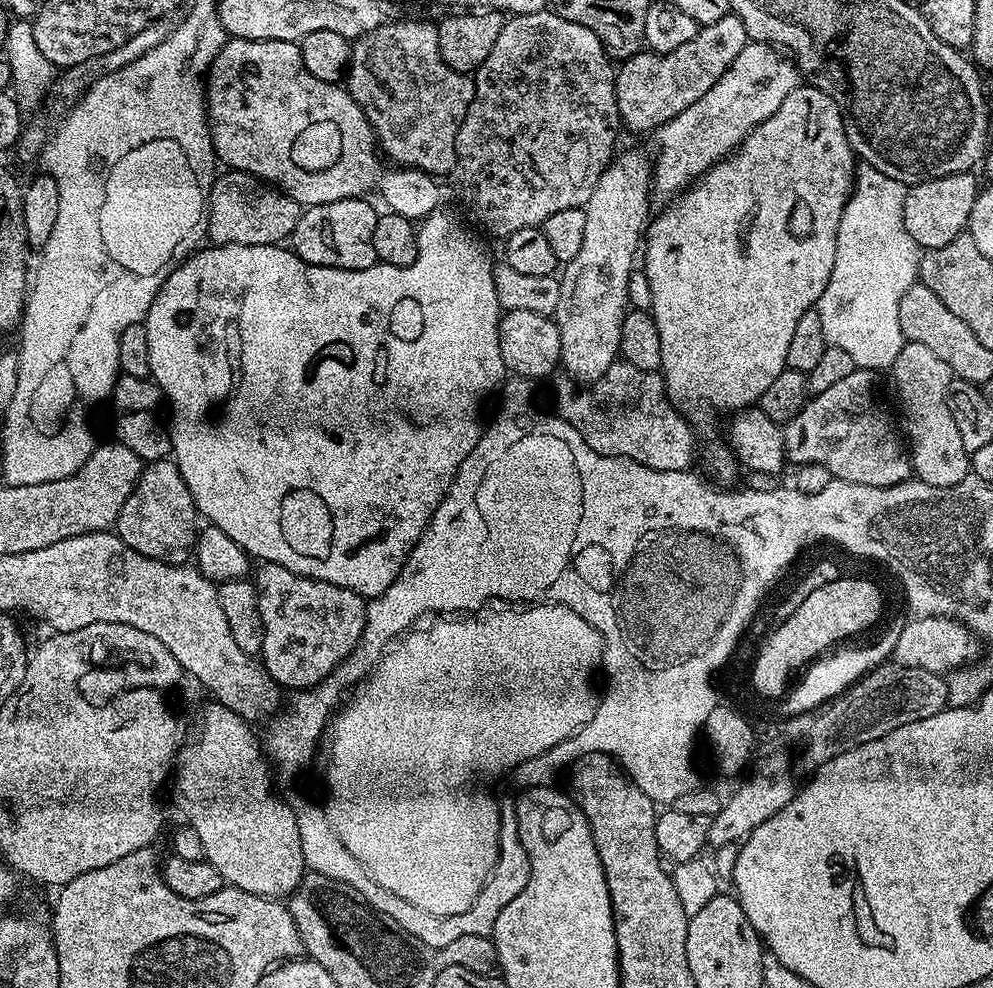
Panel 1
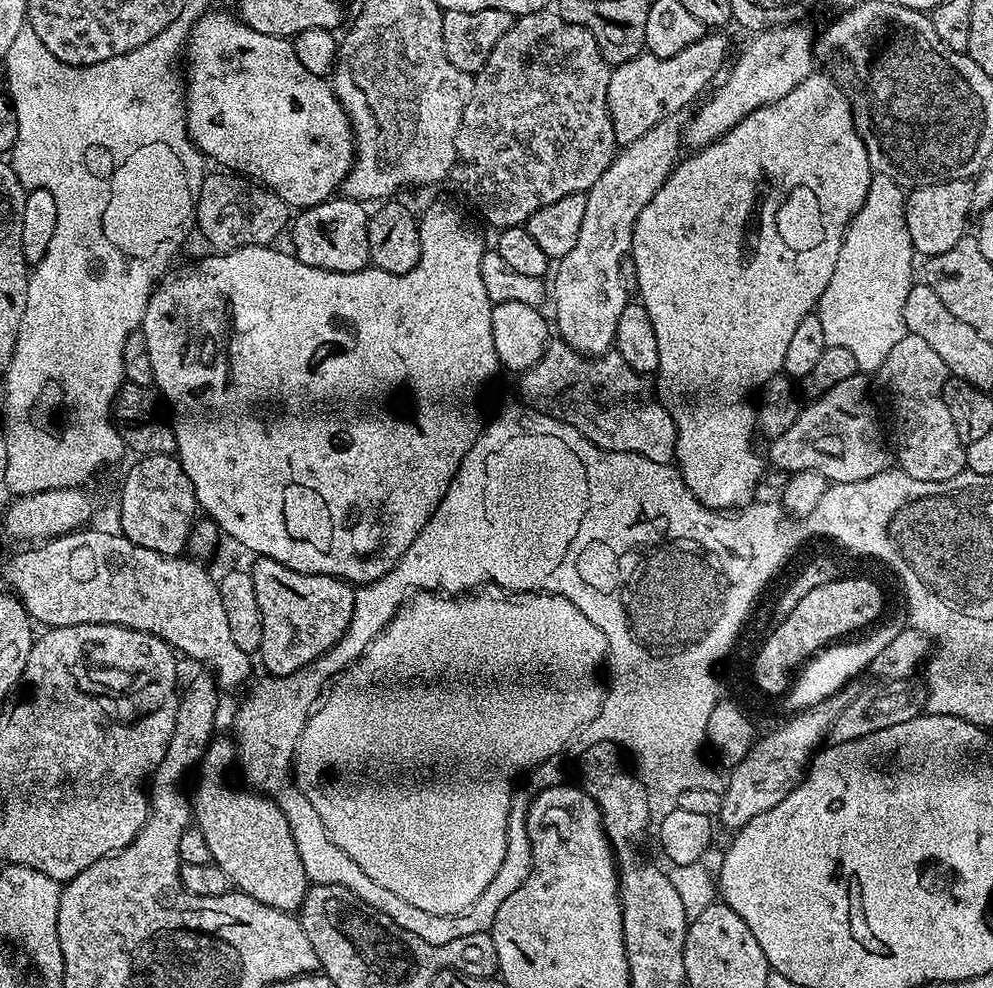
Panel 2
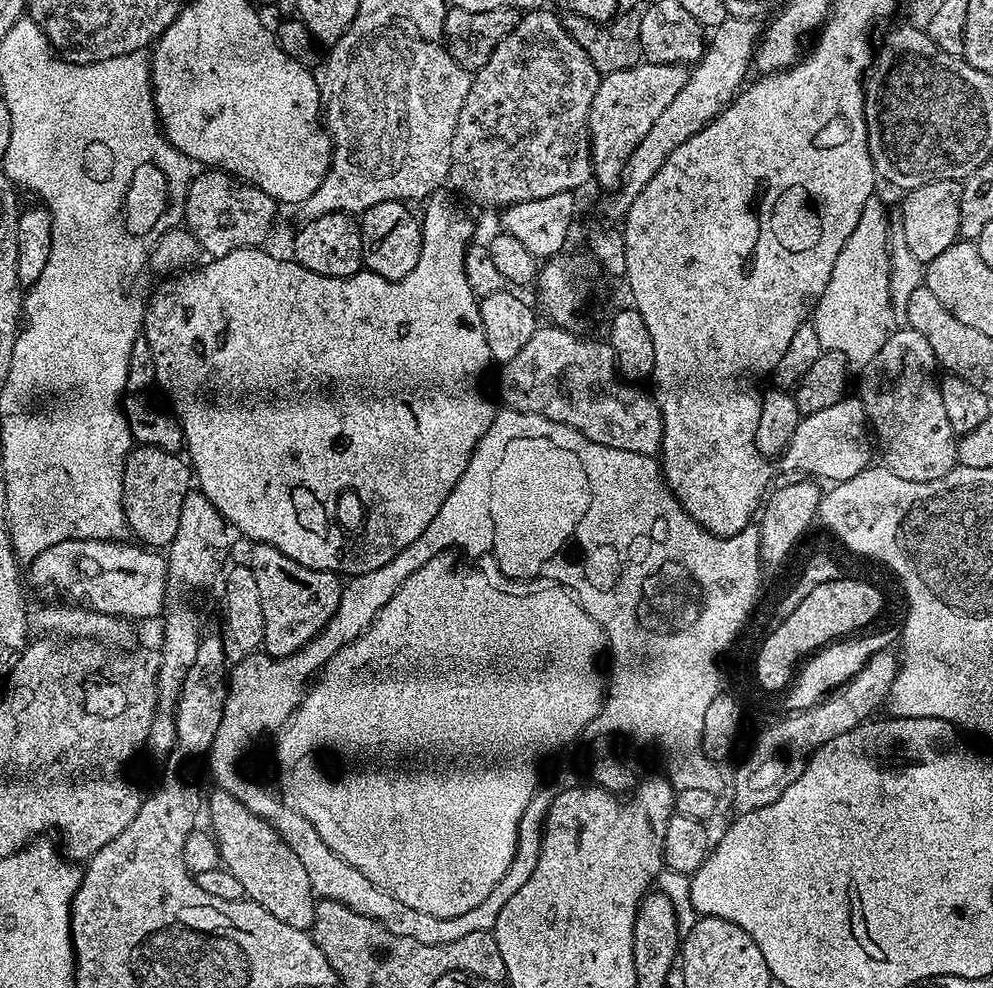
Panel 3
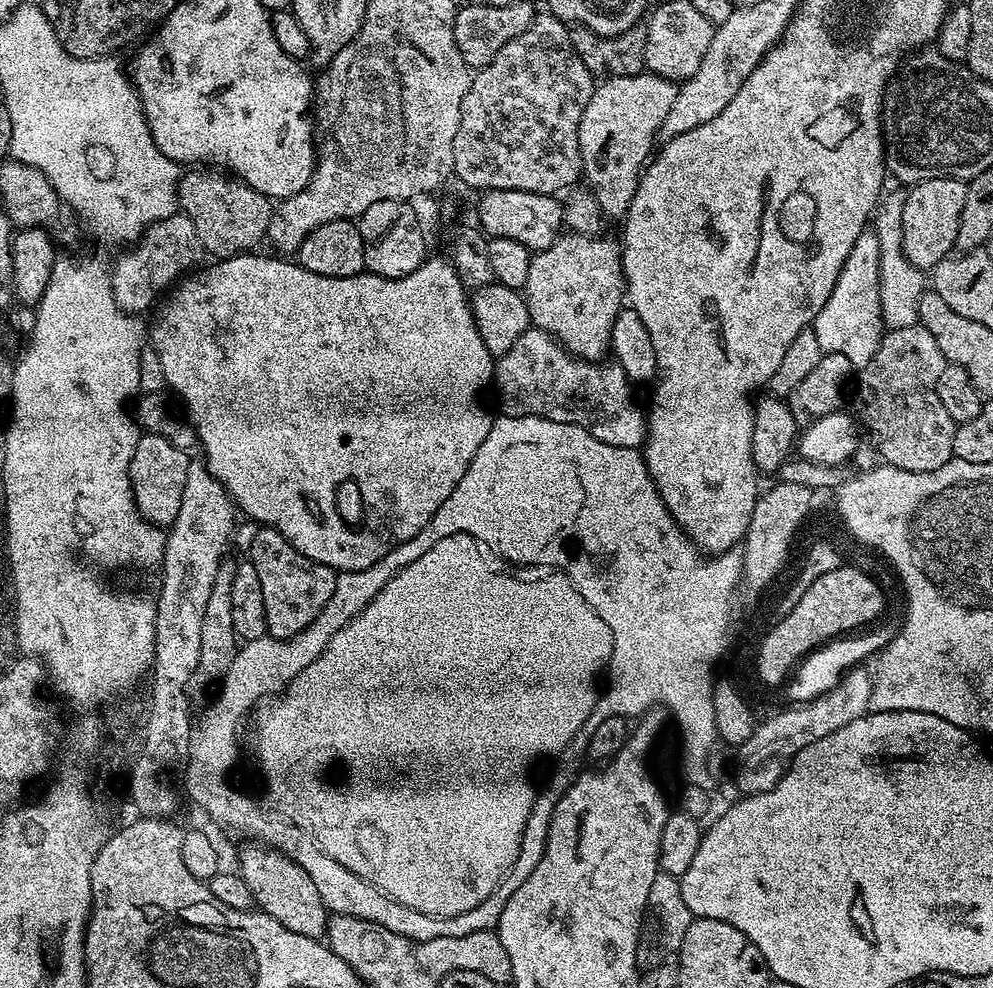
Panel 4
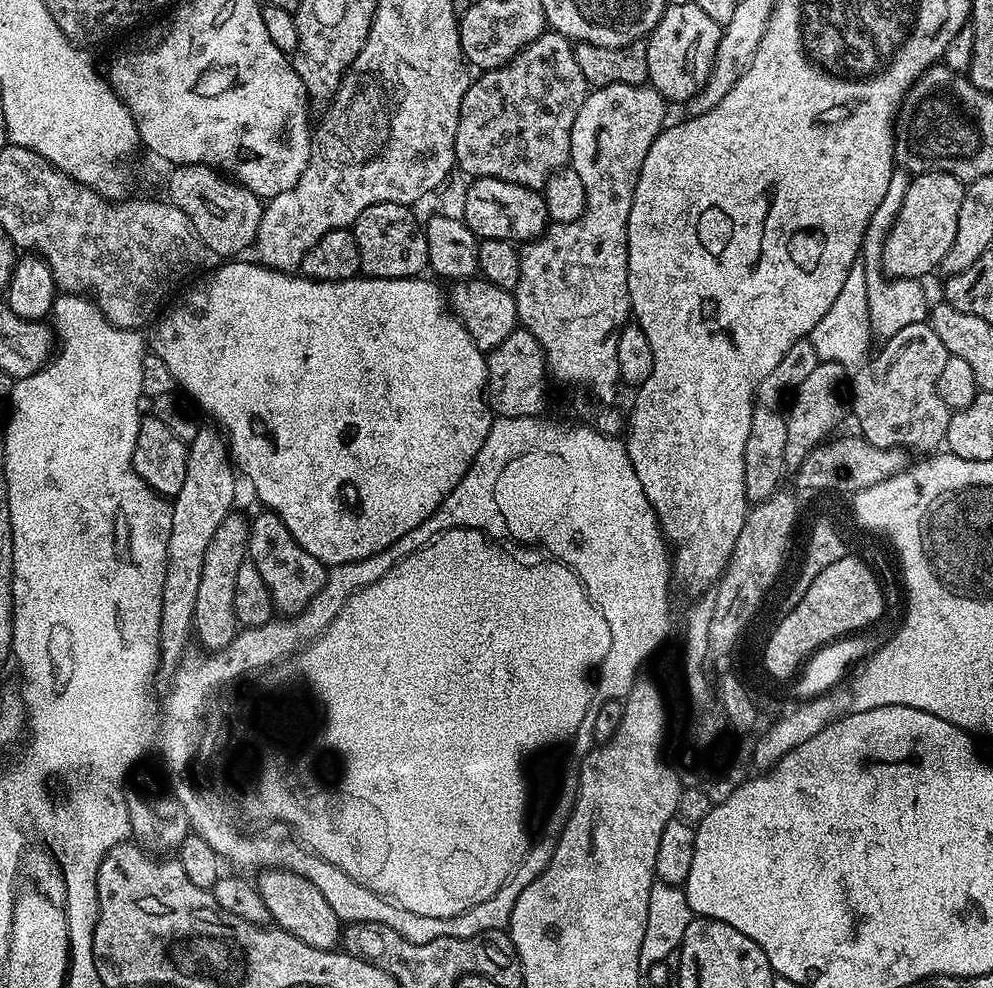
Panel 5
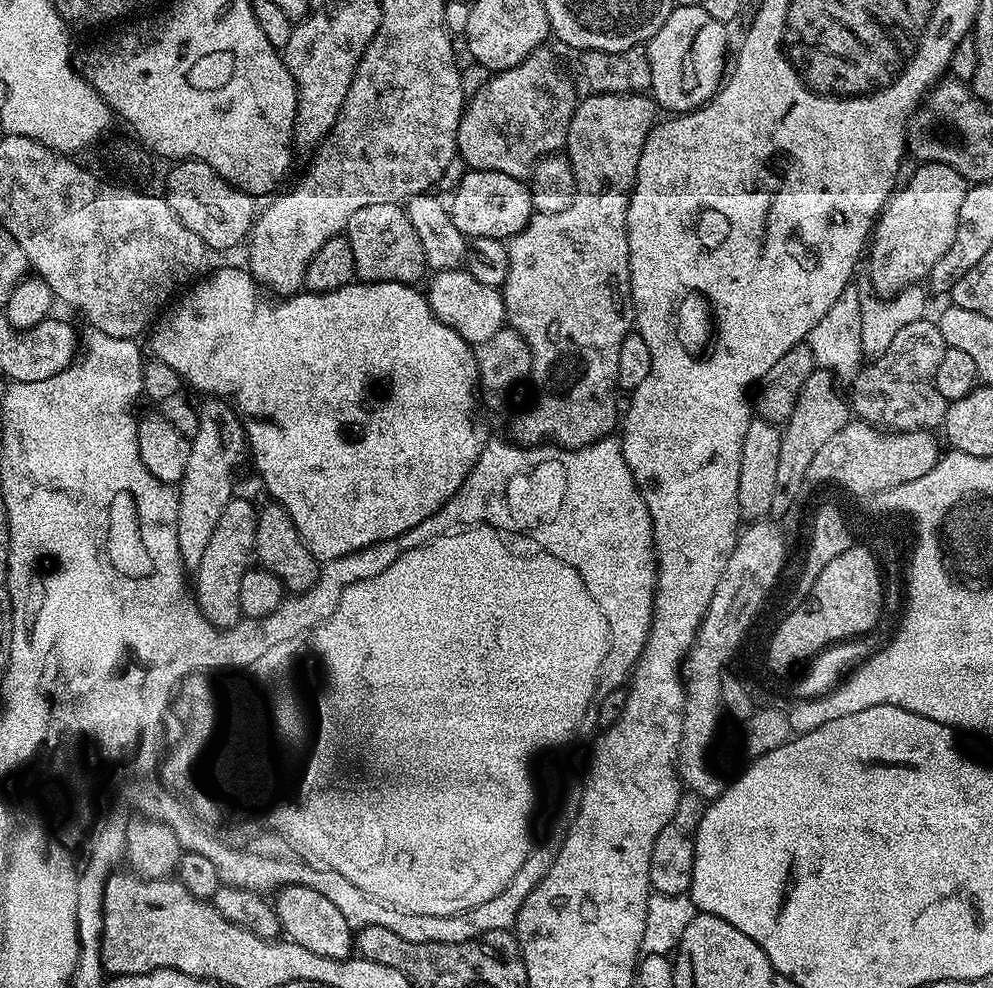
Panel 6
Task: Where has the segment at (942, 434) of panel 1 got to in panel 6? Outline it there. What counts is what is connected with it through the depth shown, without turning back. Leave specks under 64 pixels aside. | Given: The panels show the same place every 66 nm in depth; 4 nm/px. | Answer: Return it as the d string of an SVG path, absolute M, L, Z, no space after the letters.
M922 317L902 326L885 352L867 363L853 380L853 413L865 423L889 431L929 431L941 427L949 401L939 393L936 378L946 348L937 321Z

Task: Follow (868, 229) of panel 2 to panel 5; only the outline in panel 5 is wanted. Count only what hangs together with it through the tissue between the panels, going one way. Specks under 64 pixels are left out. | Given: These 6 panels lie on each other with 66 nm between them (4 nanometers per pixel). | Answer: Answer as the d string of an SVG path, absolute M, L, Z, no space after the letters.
M854 266L850 274L846 274L846 282L842 285L838 298L834 298L830 310L822 314L822 322L814 326L810 339L820 360L838 362L838 366L842 366L845 370L857 370L869 359L873 351L874 335L870 322L866 274L863 267Z

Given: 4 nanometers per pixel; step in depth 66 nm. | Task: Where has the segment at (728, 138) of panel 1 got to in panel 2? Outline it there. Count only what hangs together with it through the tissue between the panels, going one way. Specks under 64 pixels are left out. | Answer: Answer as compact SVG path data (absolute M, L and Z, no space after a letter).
M793 22L787 26L778 28L767 28L765 32L755 33L751 37L752 40L744 48L744 53L737 60L732 70L723 77L724 85L697 110L696 116L688 116L684 125L684 135L682 137L685 145L689 144L689 149L699 150L707 144L712 144L720 136L726 135L734 125L742 122L742 118L749 116L754 110L758 110L762 106L772 104L778 98L782 98L798 87L808 76L813 75L812 68L812 44L814 48L814 36L812 40L812 32L808 28L803 28L803 23Z

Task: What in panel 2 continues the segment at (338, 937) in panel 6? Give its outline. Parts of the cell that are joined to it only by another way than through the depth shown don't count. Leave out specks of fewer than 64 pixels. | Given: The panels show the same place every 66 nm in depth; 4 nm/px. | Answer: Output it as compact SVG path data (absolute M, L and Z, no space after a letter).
M213 739L198 768L201 780L196 784L196 793L190 796L195 827L202 830L210 846L212 863L230 874L239 891L266 906L274 906L274 910L295 913L306 898L310 881L306 870L302 870L302 858L298 858L290 824L275 801L243 787L231 788L220 777L220 764L231 760L234 760L233 741Z

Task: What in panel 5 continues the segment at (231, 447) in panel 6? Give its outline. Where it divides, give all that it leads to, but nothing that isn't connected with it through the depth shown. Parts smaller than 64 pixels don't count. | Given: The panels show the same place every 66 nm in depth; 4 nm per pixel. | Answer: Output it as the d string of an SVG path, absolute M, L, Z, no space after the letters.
M201 427L200 433L188 444L186 482L182 482L182 490L178 490L171 501L170 546L160 615L161 657L182 655L188 648L188 639L193 639L194 602L198 599L198 586L201 585L202 562L206 559L206 550L218 526L222 526L228 513L233 511L235 475L227 439L215 427Z

